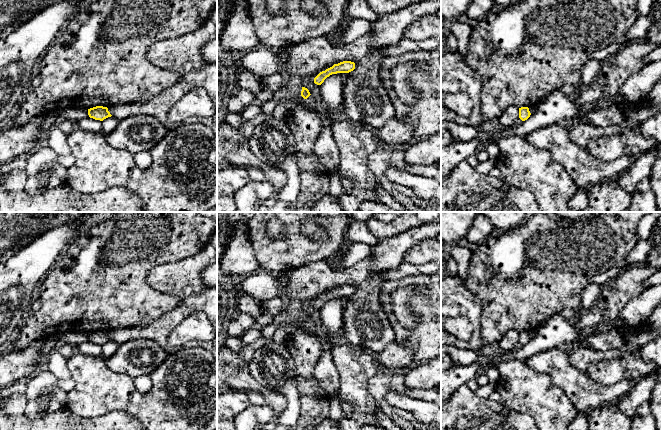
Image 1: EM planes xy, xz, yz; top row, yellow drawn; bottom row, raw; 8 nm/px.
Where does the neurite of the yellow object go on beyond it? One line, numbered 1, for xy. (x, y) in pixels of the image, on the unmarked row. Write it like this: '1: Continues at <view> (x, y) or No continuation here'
1: No continuation here

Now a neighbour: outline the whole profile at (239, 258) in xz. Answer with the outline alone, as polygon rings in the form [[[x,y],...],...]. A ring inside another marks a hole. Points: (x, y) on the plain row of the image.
[[[249,220],[237,224],[236,233],[225,248],[220,265],[224,274],[239,276],[260,271],[248,233]]]

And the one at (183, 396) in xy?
[[[181,348],[168,354],[151,374],[152,388],[146,393],[136,388],[132,377],[112,371],[102,355],[91,356],[76,350],[67,359],[67,366],[75,386],[67,393],[65,406],[74,414],[93,418],[122,410],[139,420],[141,430],[217,430],[217,360],[205,348]]]

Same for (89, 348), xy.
[[[87,341],[79,344],[76,350],[83,354],[99,356],[102,354],[102,345]]]

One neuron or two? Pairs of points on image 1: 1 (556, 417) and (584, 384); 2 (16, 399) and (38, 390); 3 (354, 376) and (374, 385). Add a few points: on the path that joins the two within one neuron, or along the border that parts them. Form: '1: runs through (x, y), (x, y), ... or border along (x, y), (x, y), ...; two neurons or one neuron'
1: border along (554, 384), (563, 391), (577, 412); two neurons
2: border along (24, 394), (26, 398), (25, 413), (30, 418); two neurons
3: border along (379, 370), (368, 381), (368, 392), (376, 404); two neurons

